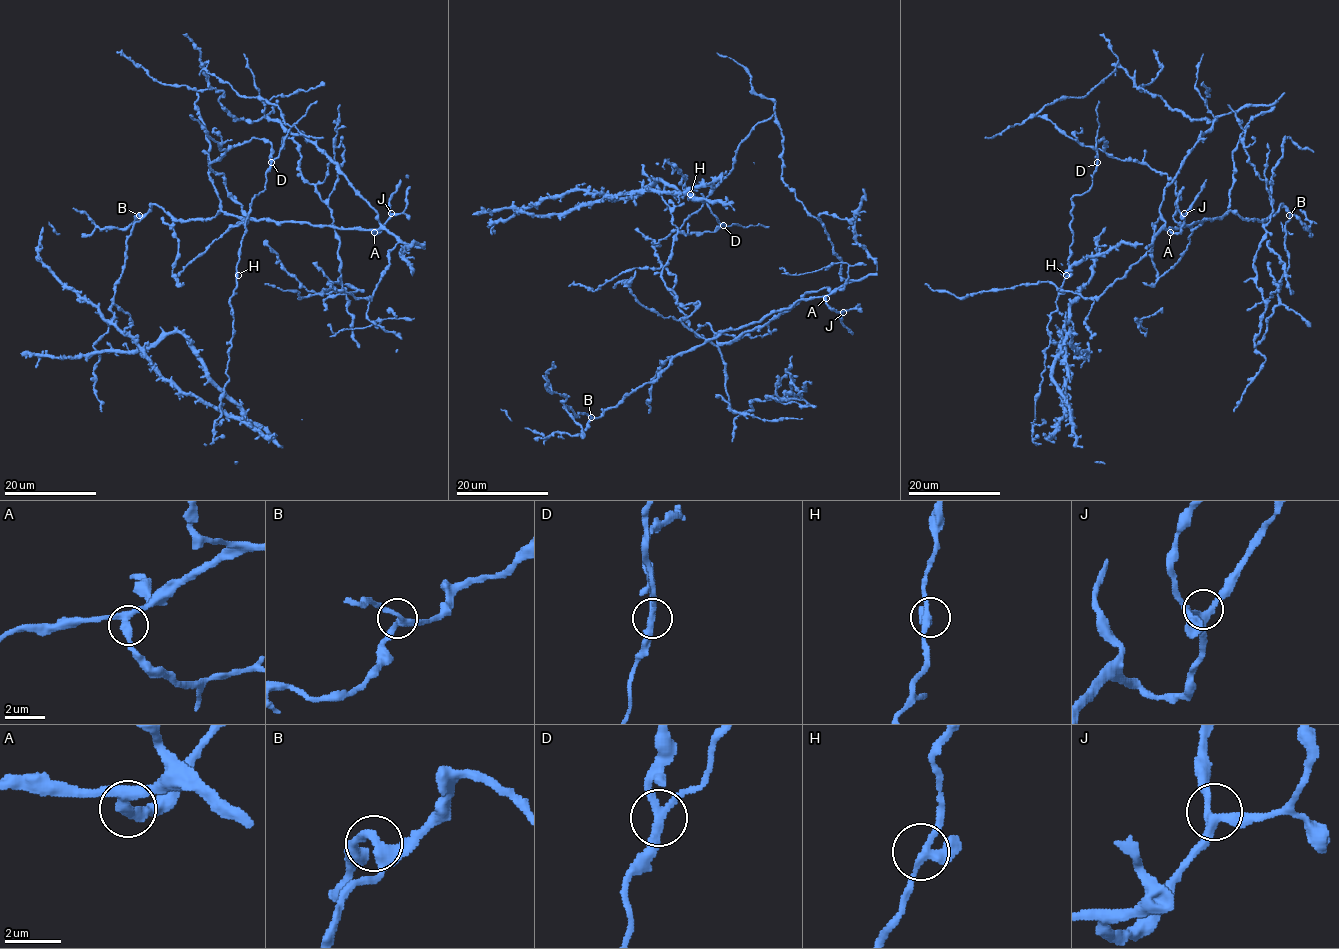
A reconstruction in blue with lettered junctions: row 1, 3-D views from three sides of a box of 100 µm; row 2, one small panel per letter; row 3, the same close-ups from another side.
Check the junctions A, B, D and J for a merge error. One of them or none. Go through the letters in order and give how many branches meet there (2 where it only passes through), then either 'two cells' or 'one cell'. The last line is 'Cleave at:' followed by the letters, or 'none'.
A: 3 branches meet; one cell
B: 3 branches meet; one cell
D: 3 branches meet; two cells
J: 3 branches meet; one cell
Cleave at: D

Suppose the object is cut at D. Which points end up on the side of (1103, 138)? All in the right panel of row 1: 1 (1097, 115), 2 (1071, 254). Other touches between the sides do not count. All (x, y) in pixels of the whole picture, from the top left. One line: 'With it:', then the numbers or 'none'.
With it: none

